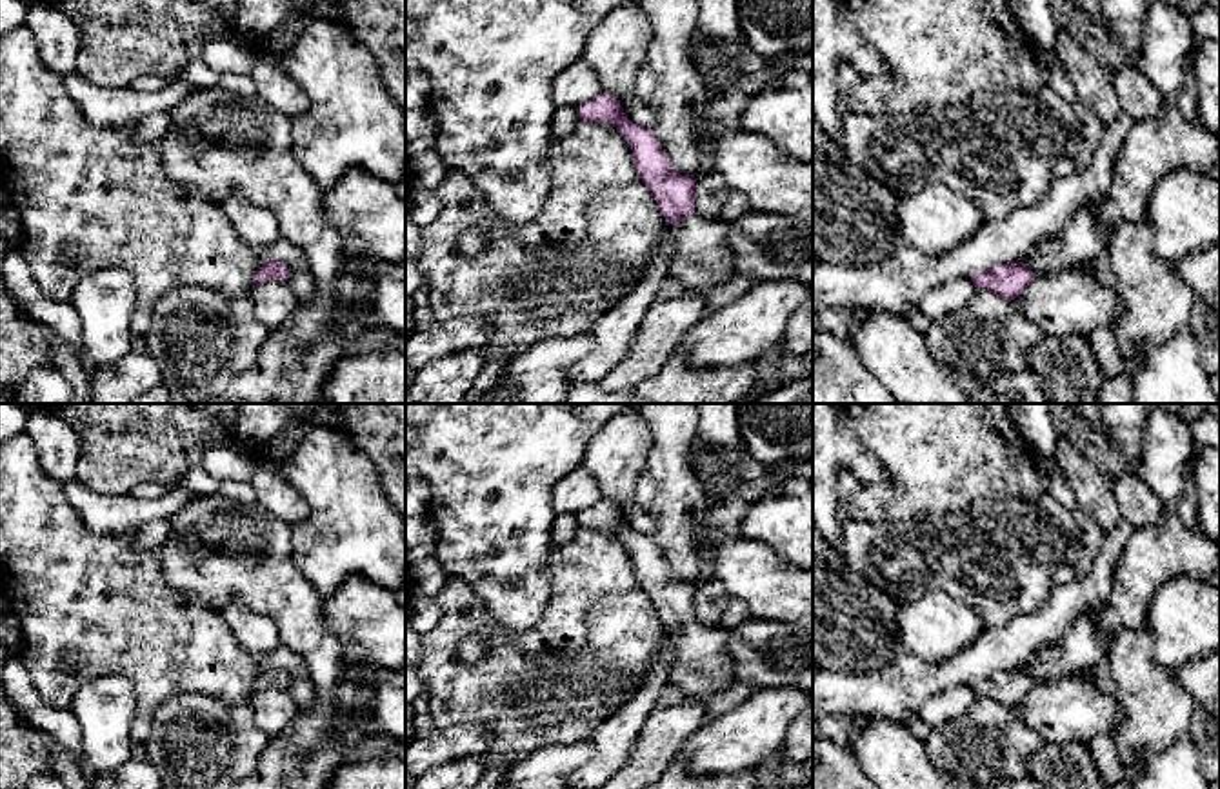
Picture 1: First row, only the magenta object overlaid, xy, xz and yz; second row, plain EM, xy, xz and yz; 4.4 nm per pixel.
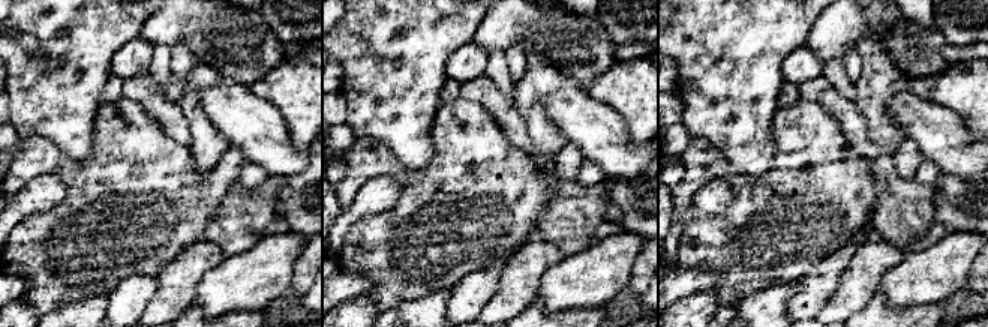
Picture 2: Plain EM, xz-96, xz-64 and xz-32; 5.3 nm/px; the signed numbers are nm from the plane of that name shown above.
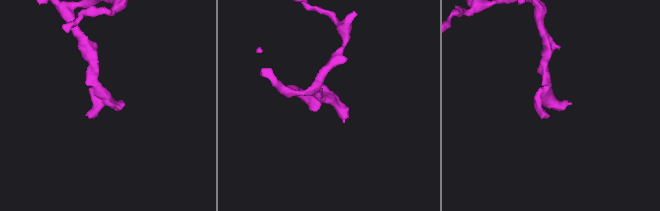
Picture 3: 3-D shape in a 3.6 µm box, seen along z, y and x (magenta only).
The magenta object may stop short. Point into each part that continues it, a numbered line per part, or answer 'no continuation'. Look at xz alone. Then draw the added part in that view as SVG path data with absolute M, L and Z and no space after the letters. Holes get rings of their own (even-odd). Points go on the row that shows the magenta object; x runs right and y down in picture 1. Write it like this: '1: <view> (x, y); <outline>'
1: xz (704, 259); M689 215L680 220L675 236L678 253L669 265L669 278L676 280L682 291L705 296L709 289L736 273L735 256L727 245L727 224L722 220Z

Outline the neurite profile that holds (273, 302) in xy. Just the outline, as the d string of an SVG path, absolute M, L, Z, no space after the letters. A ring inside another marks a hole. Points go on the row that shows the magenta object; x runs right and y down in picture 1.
M267 280L249 289L253 315L267 329L276 329L287 322L298 307L298 300L287 282Z

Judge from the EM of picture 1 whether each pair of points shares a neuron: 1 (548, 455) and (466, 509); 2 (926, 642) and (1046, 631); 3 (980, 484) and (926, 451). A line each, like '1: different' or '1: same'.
1: same
2: different
3: same

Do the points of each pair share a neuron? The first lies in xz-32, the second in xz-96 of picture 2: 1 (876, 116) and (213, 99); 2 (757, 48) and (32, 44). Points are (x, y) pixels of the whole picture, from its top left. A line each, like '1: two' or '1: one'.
1: two
2: two

